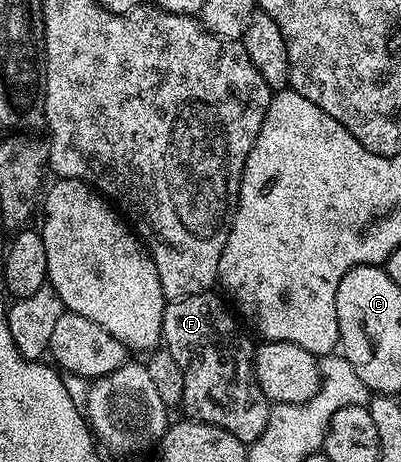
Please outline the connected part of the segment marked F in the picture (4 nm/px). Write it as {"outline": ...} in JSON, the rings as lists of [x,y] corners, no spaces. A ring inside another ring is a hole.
{"outline":[[[207,292],[167,302],[162,321],[162,342],[164,349],[172,354],[183,370],[181,409],[186,409],[193,421],[224,428],[241,442],[249,444],[264,432],[272,403],[262,390],[256,389],[255,347],[250,346],[249,340],[242,335],[239,319],[232,313],[231,307],[225,301],[222,303],[216,295]]]}

